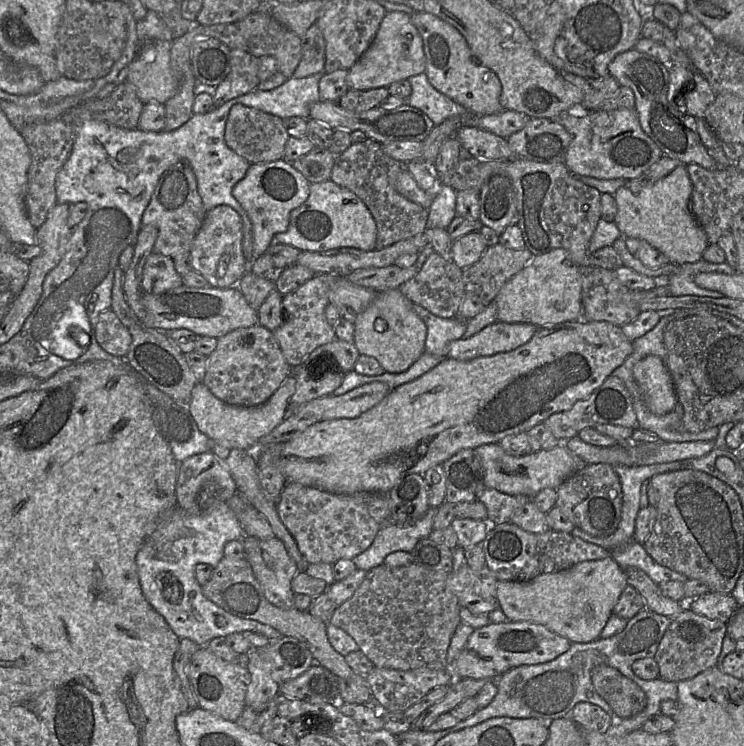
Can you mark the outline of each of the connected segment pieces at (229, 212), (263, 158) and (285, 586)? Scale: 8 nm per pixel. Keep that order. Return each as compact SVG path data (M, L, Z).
M218 205L206 212L190 250L192 268L215 288L231 288L250 271L242 250L243 223L239 214L228 205Z
M240 104L231 108L224 133L227 146L250 164L268 163L283 159L285 145L289 137L283 119Z
M243 536L241 541L266 599L284 610L294 608L291 581L299 570L283 542L276 537L259 540L250 536Z

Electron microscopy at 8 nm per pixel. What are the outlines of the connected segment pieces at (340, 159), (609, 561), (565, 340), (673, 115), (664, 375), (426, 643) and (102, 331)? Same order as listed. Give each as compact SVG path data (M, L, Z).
M370 138L352 143L344 152L335 156L330 179L355 193L371 212L377 226L375 250L413 237L426 229L428 209L408 200L393 187L393 177L402 165L402 162L388 156L379 142Z
M610 556L583 561L558 572L538 575L529 581L497 580L496 592L499 608L509 621L540 624L571 643L588 643L600 638L627 585L625 571Z
M579 319L555 326L538 327L527 343L509 352L478 357L467 361L445 358L432 370L419 378L392 389L378 404L361 415L355 418L329 419L314 423L297 437L285 442L282 447L282 470L286 483L298 483L333 494L352 495L361 491L388 494L393 486L407 474L419 473L423 475L429 468L441 465L461 449L475 449L483 444L499 443L501 439L509 435L527 433L531 428L544 422L551 415L571 409L576 402L588 398L616 368L623 364L633 351L632 342L624 335L619 326L605 321Z
M635 49L618 54L608 65L608 73L620 86L630 88L635 97L635 111L642 130L648 135L663 155L677 159L682 165L696 164L705 169L720 168L708 154L697 131L697 118L682 114L667 101L669 65Z
M646 356L635 364L633 376L651 412L664 415L674 410L678 398L672 376L661 358Z
M415 563L399 567L381 564L369 570L354 594L334 610L329 621L348 633L374 667L396 670L449 669L447 650L461 624L460 606L450 589L450 574L424 568Z
M111 309L99 314L94 335L99 345L107 353L117 358L126 357L132 337L129 330Z

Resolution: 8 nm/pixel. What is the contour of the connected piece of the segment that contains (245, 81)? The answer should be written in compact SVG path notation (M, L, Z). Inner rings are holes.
M231 49L231 71L217 87L213 96L213 108L257 89L258 57L243 50Z

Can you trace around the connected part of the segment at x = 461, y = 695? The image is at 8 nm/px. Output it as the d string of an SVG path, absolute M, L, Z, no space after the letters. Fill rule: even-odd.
M455 679L445 697L425 710L412 724L412 728L425 729L441 714L454 710L464 700L476 697L483 686L496 679Z

